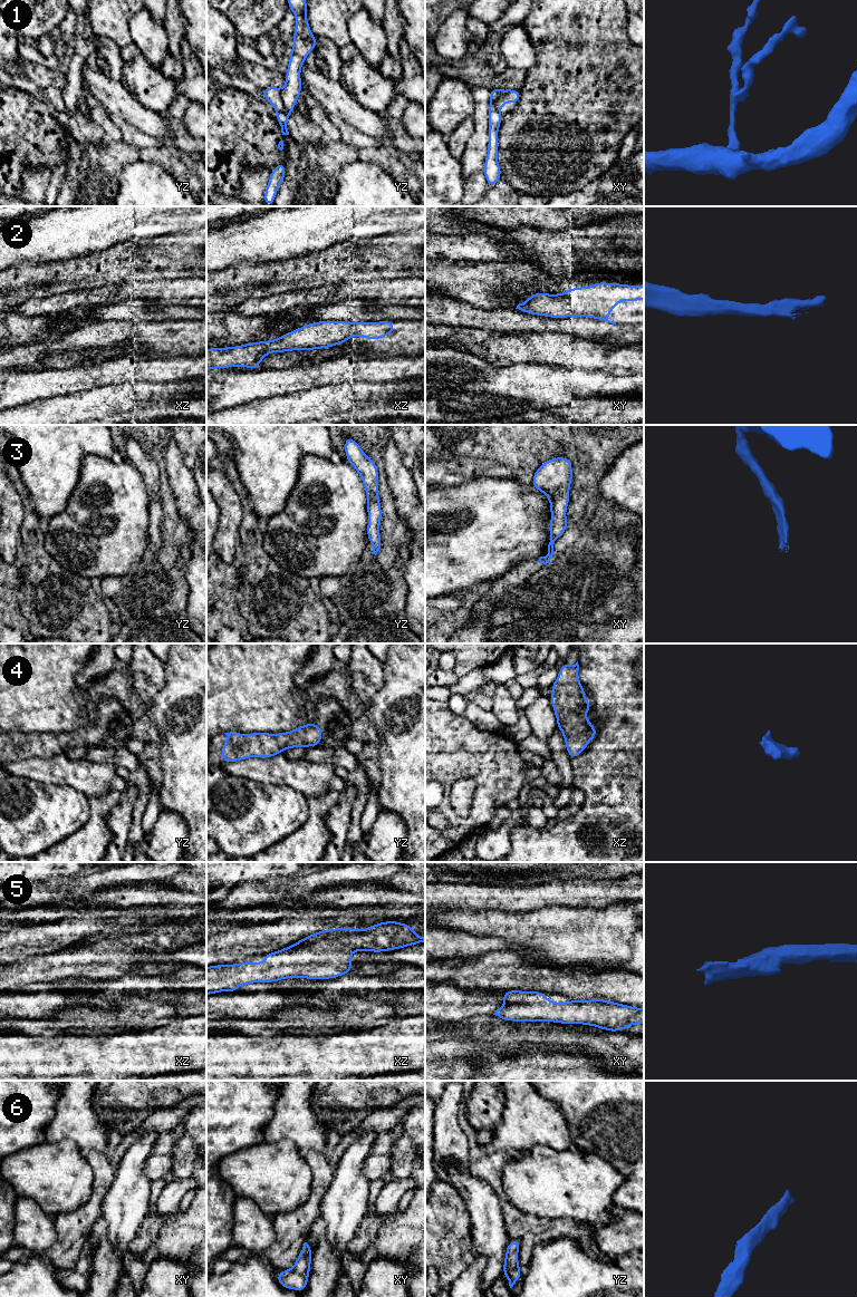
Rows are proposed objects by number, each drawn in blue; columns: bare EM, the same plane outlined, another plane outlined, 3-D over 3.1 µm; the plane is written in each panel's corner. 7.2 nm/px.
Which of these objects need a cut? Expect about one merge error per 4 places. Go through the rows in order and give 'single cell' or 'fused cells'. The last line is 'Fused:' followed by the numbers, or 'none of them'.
1: fused cells
2: single cell
3: single cell
4: single cell
5: single cell
6: single cell
Fused: 1

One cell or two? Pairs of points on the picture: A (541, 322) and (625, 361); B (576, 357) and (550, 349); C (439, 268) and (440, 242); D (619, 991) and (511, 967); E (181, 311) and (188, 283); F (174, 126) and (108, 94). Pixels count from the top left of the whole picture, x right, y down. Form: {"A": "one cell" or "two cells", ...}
{"A": "two cells", "B": "one cell", "C": "two cells", "D": "one cell", "E": "two cells", "F": "two cells"}

